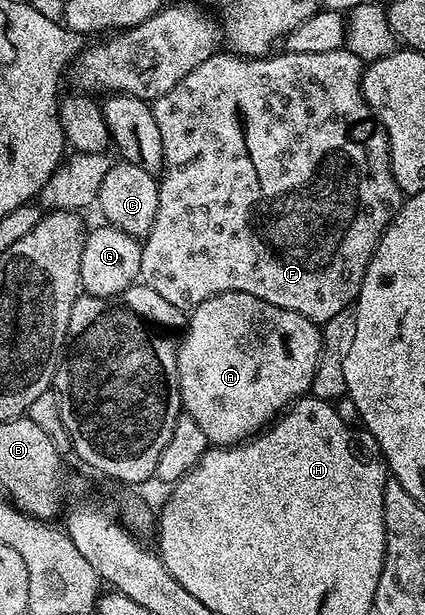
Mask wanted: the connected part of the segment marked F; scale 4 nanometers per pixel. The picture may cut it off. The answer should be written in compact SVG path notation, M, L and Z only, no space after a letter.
M344 47L327 50L323 54L295 54L278 51L276 54L250 58L221 50L207 62L199 62L187 78L167 90L158 100L152 101L155 122L159 125L159 138L163 138L165 166L159 178L159 206L155 222L141 246L140 279L155 294L160 294L183 310L192 310L207 298L224 292L255 294L271 306L295 310L311 323L323 326L335 314L346 311L356 301L367 274L373 252L387 226L396 218L403 203L403 193L395 182L389 161L389 139L380 120L373 115L361 89L363 62Z

